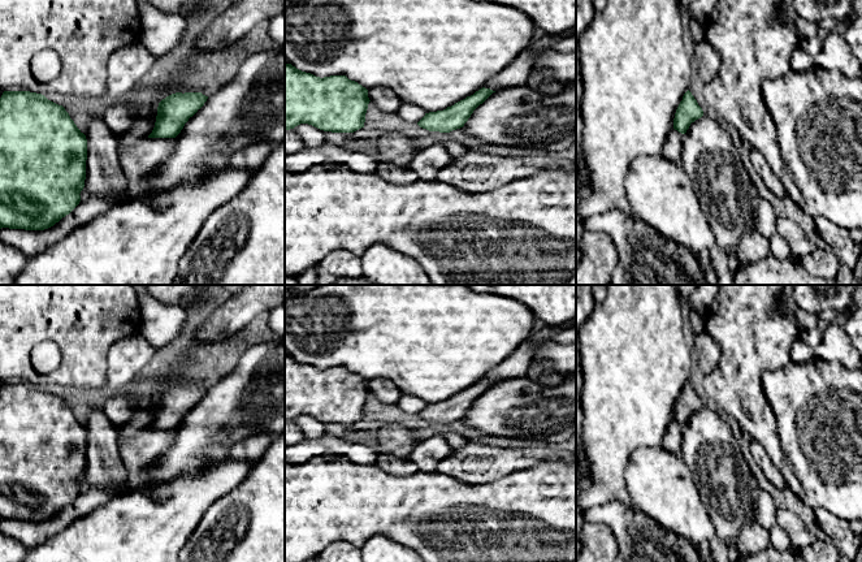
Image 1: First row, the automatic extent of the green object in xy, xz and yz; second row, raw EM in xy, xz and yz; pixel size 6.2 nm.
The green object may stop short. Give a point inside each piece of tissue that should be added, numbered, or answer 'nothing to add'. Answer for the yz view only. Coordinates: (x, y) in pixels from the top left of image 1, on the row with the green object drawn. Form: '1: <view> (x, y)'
nothing to add

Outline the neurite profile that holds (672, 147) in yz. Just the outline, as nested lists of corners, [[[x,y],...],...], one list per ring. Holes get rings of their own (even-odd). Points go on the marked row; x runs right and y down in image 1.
[[[672,129],[663,144],[663,156],[676,164],[681,164],[683,134]]]

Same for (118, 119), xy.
[[[122,105],[108,107],[103,118],[108,127],[113,131],[117,138],[125,134],[131,126],[133,112]]]

